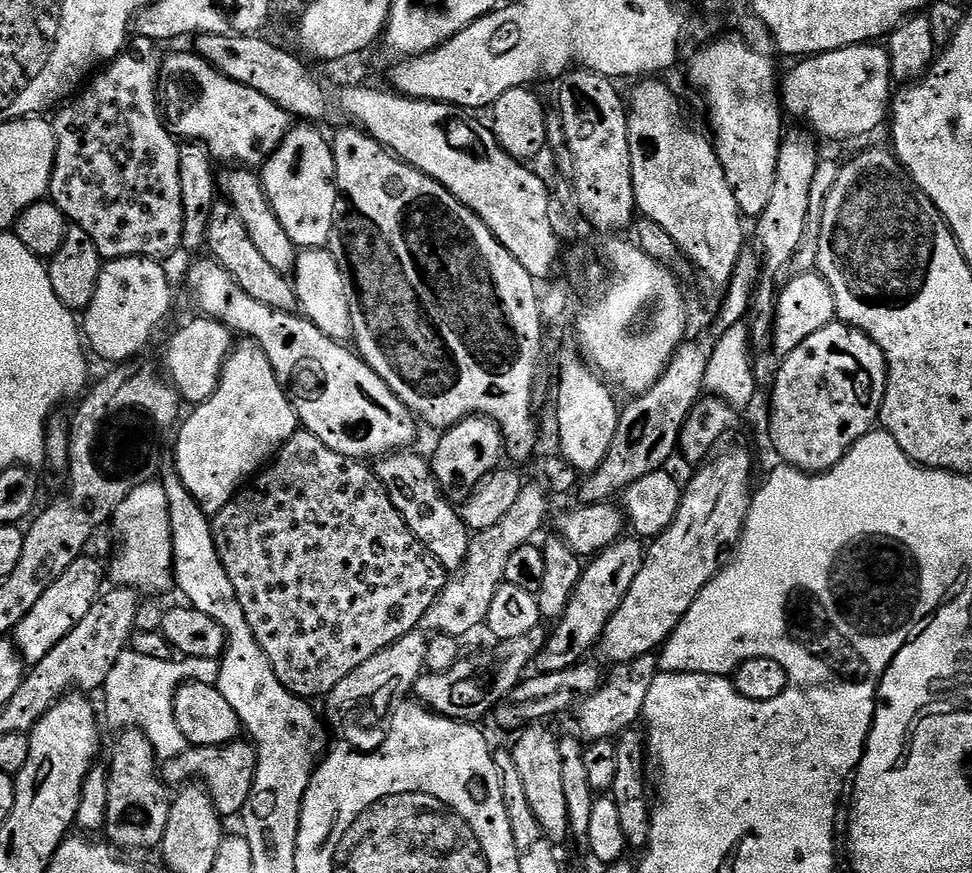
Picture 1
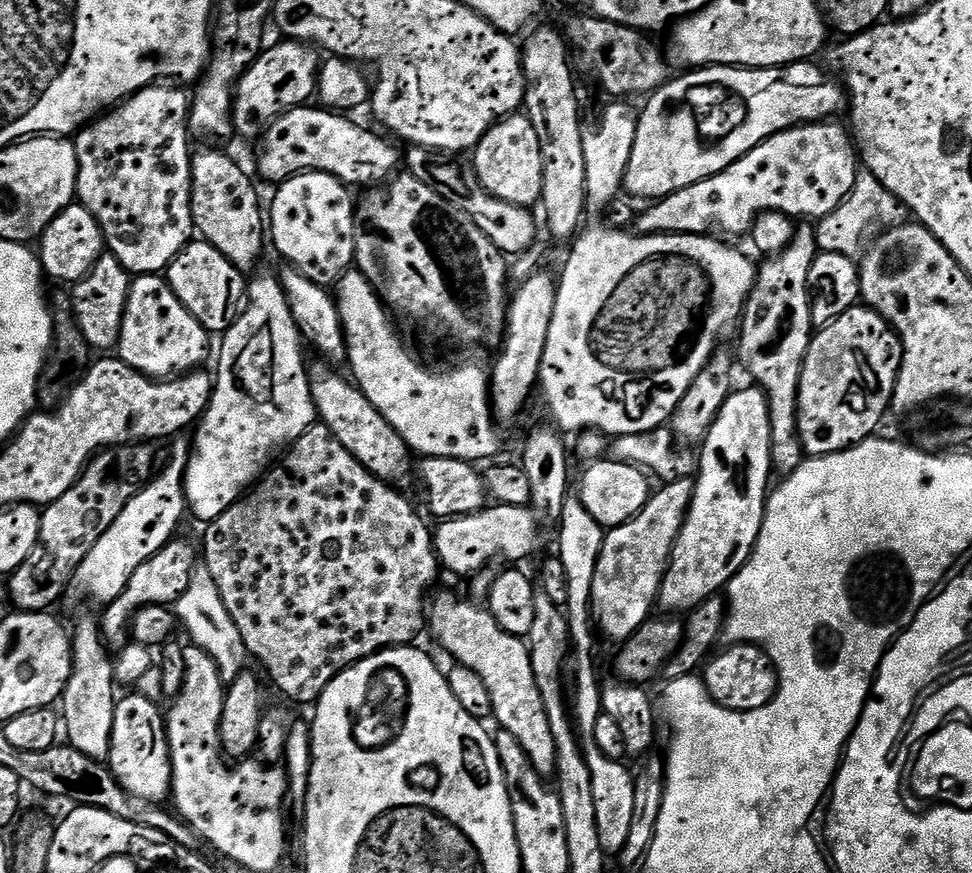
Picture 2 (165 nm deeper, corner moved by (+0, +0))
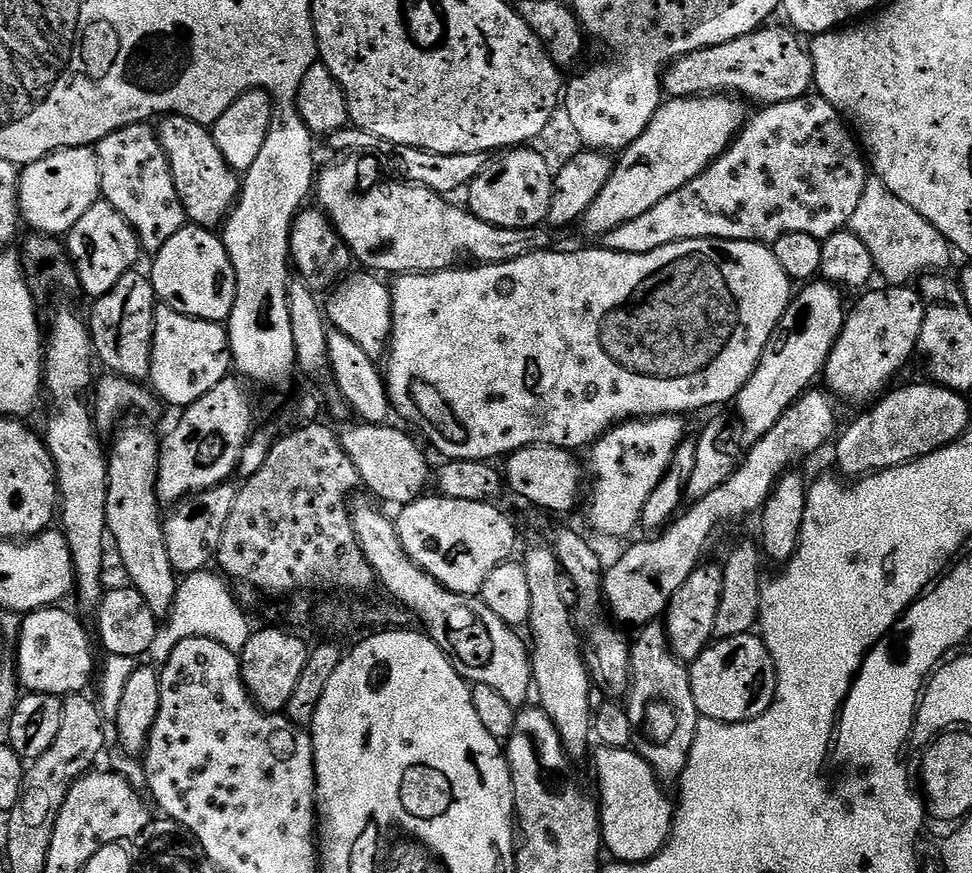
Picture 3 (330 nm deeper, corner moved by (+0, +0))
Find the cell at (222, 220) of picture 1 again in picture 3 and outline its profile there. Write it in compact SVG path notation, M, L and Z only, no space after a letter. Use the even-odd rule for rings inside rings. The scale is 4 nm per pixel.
M171 114L161 120L164 121L158 124L160 145L168 159L174 190L178 190L187 223L211 230L219 229L240 196L241 177L222 158L218 142L214 142L211 131L205 125Z

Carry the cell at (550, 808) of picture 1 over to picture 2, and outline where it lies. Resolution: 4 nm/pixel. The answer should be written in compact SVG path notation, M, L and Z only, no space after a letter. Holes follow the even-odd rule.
M440 592L430 600L430 632L436 635L436 640L453 656L455 663L461 668L474 670L482 682L486 682L486 690L490 690L492 699L492 716L500 723L503 731L514 734L518 738L518 746L526 750L534 770L545 778L551 777L556 770L556 747L554 734L550 734L550 718L546 718L546 706L542 702L542 694L538 690L538 682L534 678L534 666L529 645L523 639L498 626L487 607L471 604L468 600L459 600L452 592Z

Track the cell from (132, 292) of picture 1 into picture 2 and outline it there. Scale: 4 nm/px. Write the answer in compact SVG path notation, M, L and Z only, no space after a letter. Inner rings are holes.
M140 274L133 279L120 316L119 359L145 376L168 378L199 369L208 356L208 339L209 331L175 296L163 275Z

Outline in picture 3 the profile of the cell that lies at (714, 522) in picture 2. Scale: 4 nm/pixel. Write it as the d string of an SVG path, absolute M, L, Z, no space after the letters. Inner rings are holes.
M808 282L801 288L804 289L793 295L786 314L774 330L760 365L734 401L734 407L740 411L740 424L752 442L762 439L784 411L815 385L812 383L823 373L844 325L846 304L844 308L841 289L827 282Z

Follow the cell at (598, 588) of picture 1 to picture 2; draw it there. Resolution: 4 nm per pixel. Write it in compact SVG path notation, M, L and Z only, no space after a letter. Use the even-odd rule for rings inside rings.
M691 479L661 483L648 497L646 506L634 518L630 518L622 526L607 529L597 565L594 567L594 580L591 598L591 619L601 637L609 636L615 642L623 642L631 638L637 630L653 615L652 604L657 603L662 578L668 569L668 559L672 556L672 547L684 525L688 507L692 501L694 484Z

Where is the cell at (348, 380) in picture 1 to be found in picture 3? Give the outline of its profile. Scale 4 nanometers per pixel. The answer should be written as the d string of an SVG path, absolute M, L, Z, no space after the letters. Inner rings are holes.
M186 224L155 253L150 279L157 299L188 317L225 323L232 313L237 296L234 264L226 253L223 239L211 229Z

